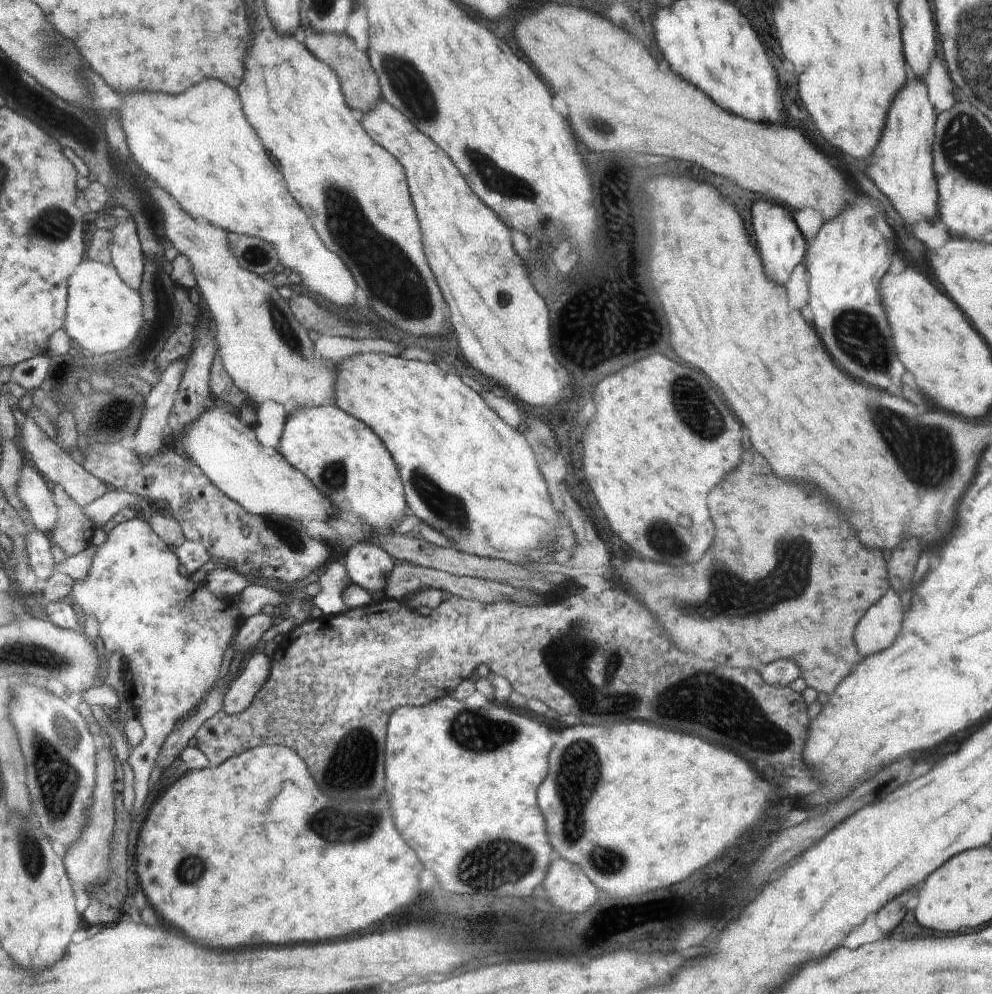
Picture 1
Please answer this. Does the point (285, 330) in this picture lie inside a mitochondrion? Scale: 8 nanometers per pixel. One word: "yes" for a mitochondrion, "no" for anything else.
yes

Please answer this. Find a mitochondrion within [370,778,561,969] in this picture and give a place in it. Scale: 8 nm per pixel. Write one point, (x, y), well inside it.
(501, 862)

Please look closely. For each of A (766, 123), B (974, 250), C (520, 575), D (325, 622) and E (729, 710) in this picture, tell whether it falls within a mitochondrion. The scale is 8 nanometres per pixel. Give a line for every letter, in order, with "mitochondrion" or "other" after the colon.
A: other
B: other
C: mitochondrion
D: other
E: mitochondrion

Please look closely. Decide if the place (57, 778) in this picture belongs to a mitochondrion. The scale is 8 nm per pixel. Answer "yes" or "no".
yes

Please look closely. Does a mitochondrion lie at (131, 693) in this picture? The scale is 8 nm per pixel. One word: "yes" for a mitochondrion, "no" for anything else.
no

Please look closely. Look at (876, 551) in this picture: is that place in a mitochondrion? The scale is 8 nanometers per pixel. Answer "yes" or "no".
no

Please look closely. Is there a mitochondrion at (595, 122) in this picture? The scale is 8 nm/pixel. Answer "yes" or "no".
yes

